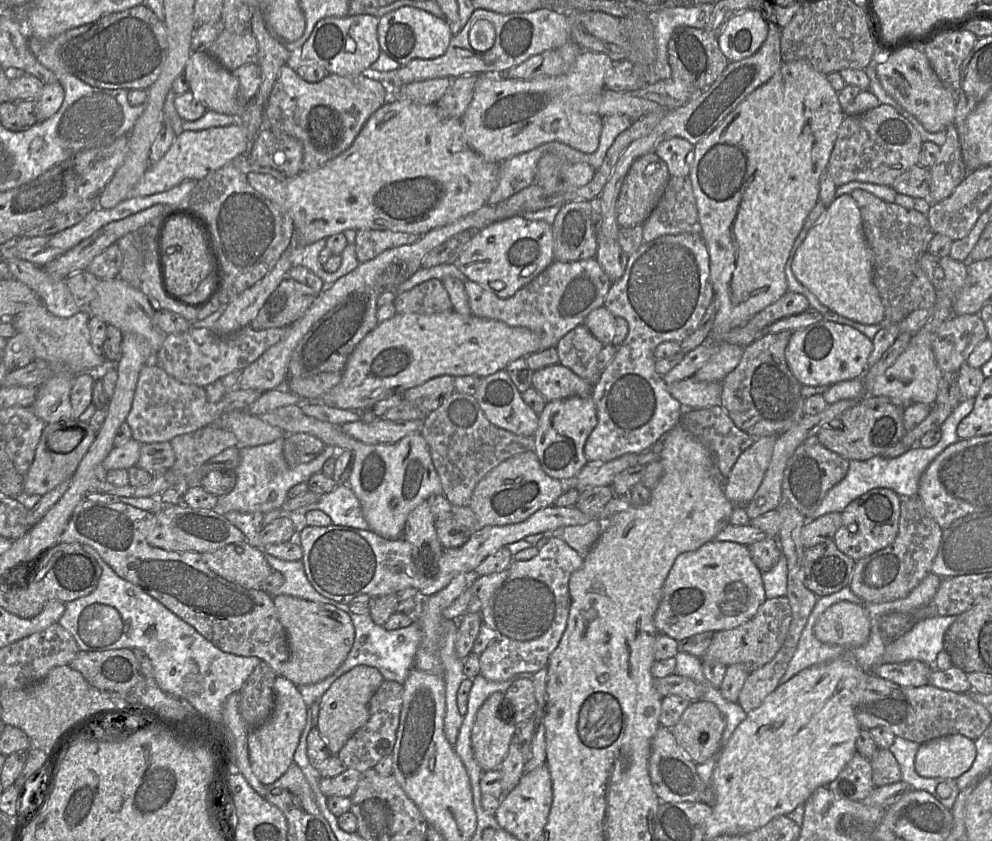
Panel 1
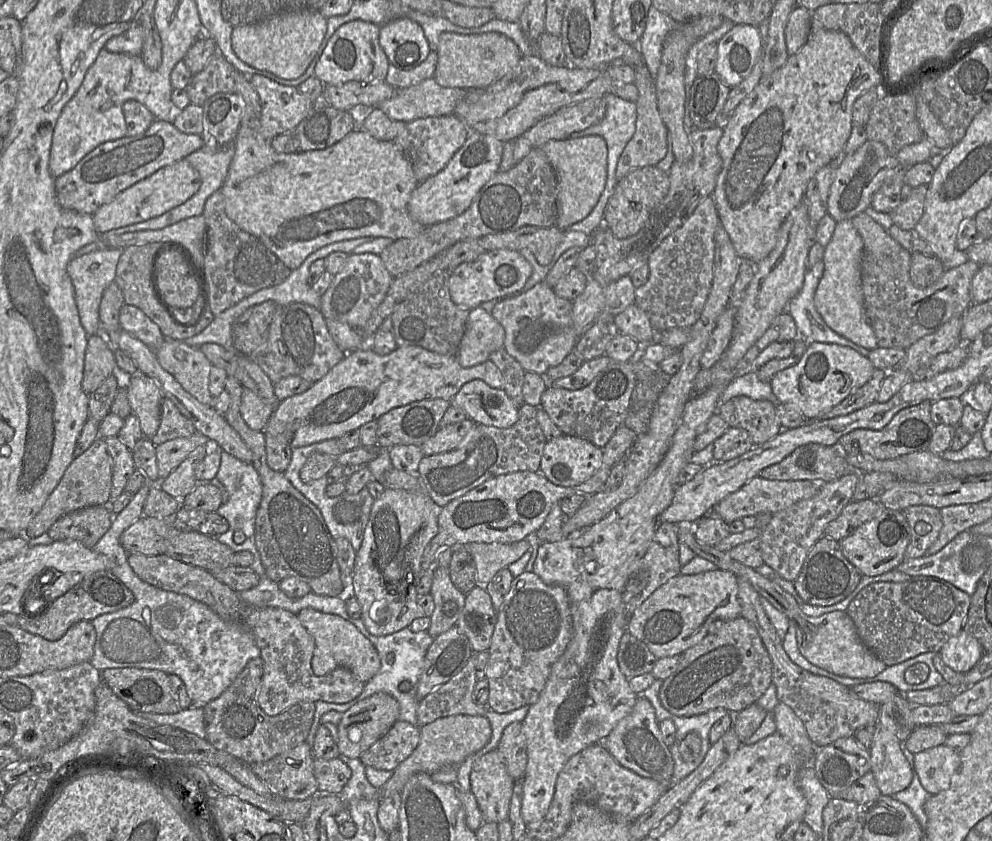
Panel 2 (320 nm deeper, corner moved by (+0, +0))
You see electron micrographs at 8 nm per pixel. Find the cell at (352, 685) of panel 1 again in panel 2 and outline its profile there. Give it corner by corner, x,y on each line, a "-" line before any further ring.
384,692
374,693
356,701
342,714
337,724
338,741
336,743
340,758
357,759
378,739
383,737
399,719
399,704
391,695

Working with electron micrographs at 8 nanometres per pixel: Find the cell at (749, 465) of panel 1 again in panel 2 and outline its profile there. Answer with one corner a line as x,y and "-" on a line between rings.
810,342
800,361
771,380
778,404
797,407
806,420
814,420
829,411
866,384
875,370
872,362
852,348
838,344

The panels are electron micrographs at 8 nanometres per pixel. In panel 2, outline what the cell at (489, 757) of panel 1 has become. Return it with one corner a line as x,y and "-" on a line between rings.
497,749
485,753
474,762
470,787
485,821
498,824
509,819
514,785
515,781

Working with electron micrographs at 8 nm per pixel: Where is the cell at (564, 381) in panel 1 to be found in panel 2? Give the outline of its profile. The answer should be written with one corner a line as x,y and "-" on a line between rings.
611,362
582,389
567,390
549,385
542,394
541,407
563,434
582,438
603,449
623,425
637,382
630,362

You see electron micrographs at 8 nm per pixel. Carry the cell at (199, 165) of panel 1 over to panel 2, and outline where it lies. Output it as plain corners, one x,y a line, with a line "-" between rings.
185,159
160,168
152,175
122,191
111,202
102,205
92,214
94,226
99,234
116,228
142,222
164,214
183,204
199,189
201,179
198,171

